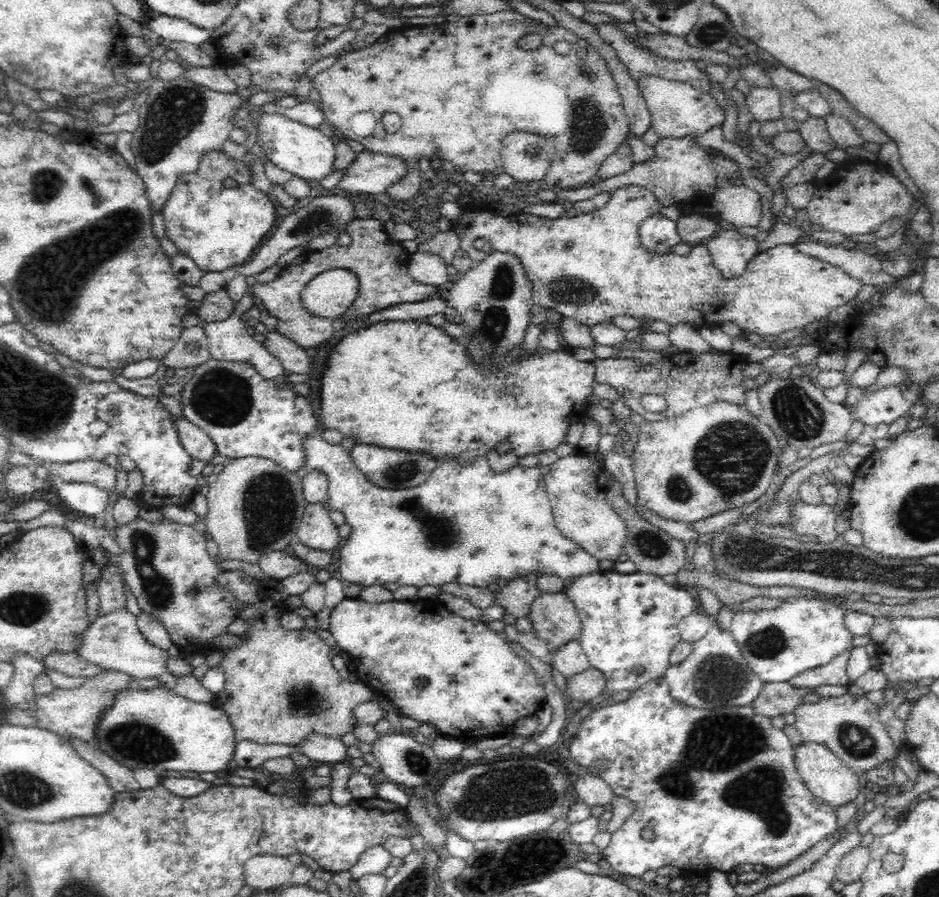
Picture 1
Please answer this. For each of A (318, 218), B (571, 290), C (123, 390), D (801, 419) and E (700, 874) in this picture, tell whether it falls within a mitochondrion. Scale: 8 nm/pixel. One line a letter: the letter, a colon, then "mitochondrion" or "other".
A: mitochondrion
B: mitochondrion
C: other
D: mitochondrion
E: other

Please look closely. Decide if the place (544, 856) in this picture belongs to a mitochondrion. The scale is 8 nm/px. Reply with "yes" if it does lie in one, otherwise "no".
yes

